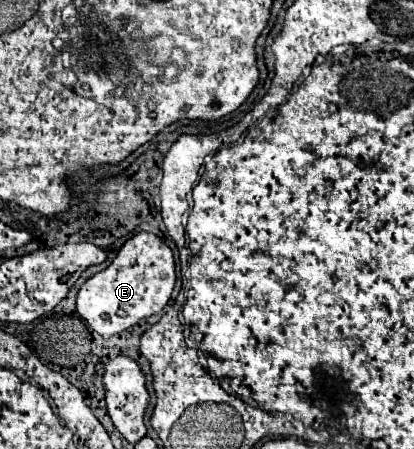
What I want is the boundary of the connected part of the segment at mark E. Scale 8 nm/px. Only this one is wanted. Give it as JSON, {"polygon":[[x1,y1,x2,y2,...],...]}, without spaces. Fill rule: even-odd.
{"polygon":[[140,232,126,240,106,270,94,274,82,284,76,296,76,312,98,334,112,336,158,314,172,296,174,280,172,250,158,236]]}

